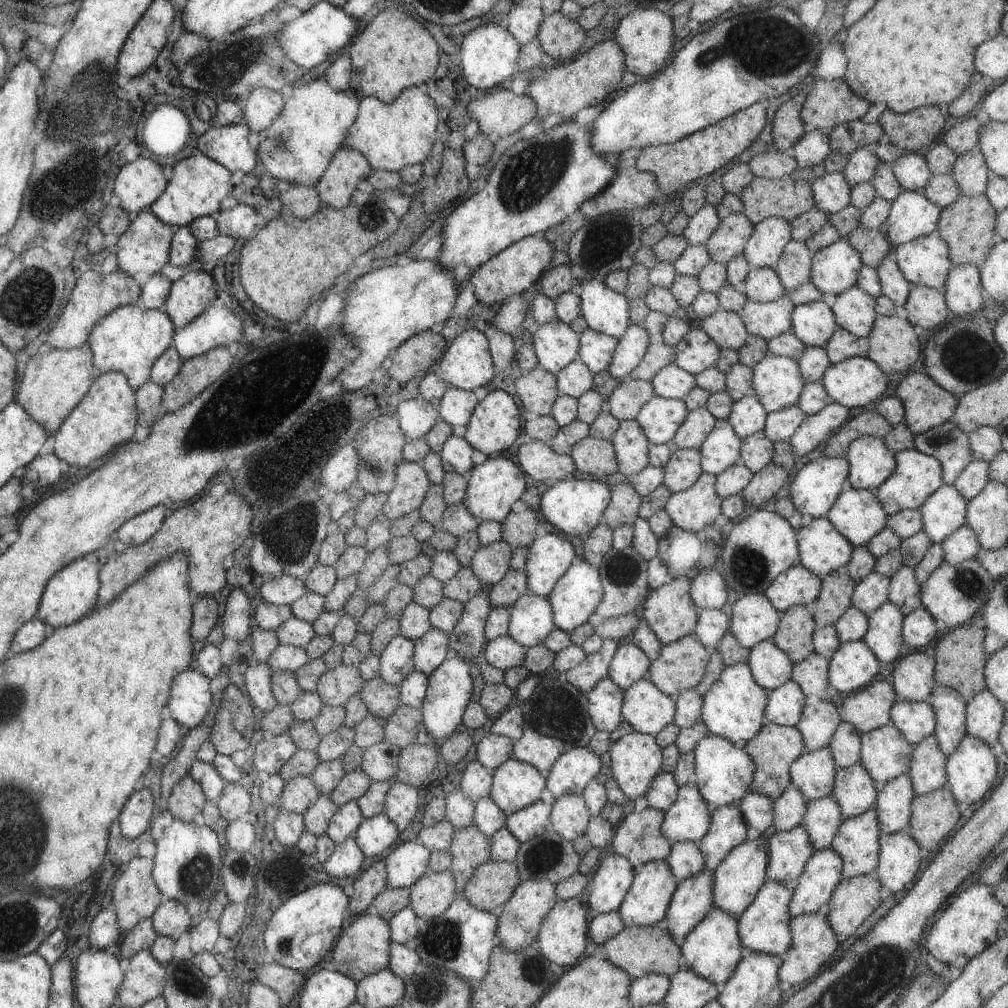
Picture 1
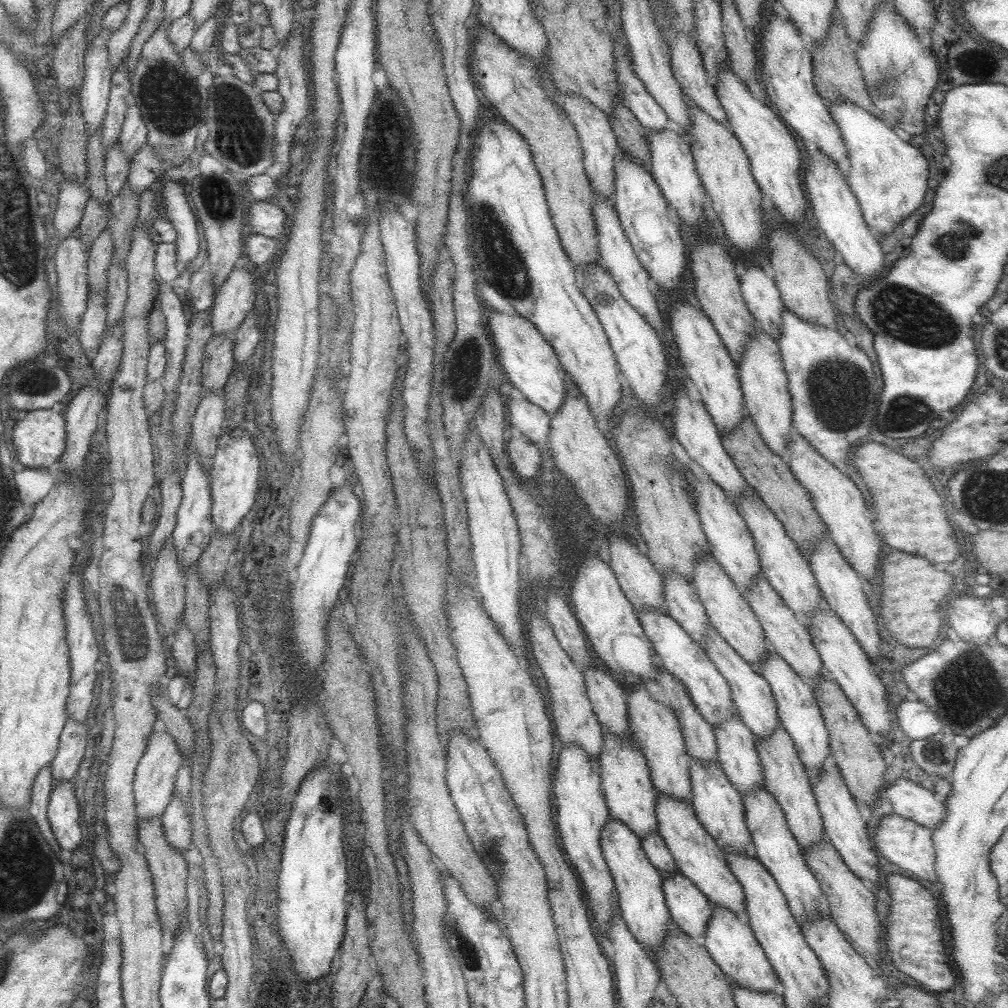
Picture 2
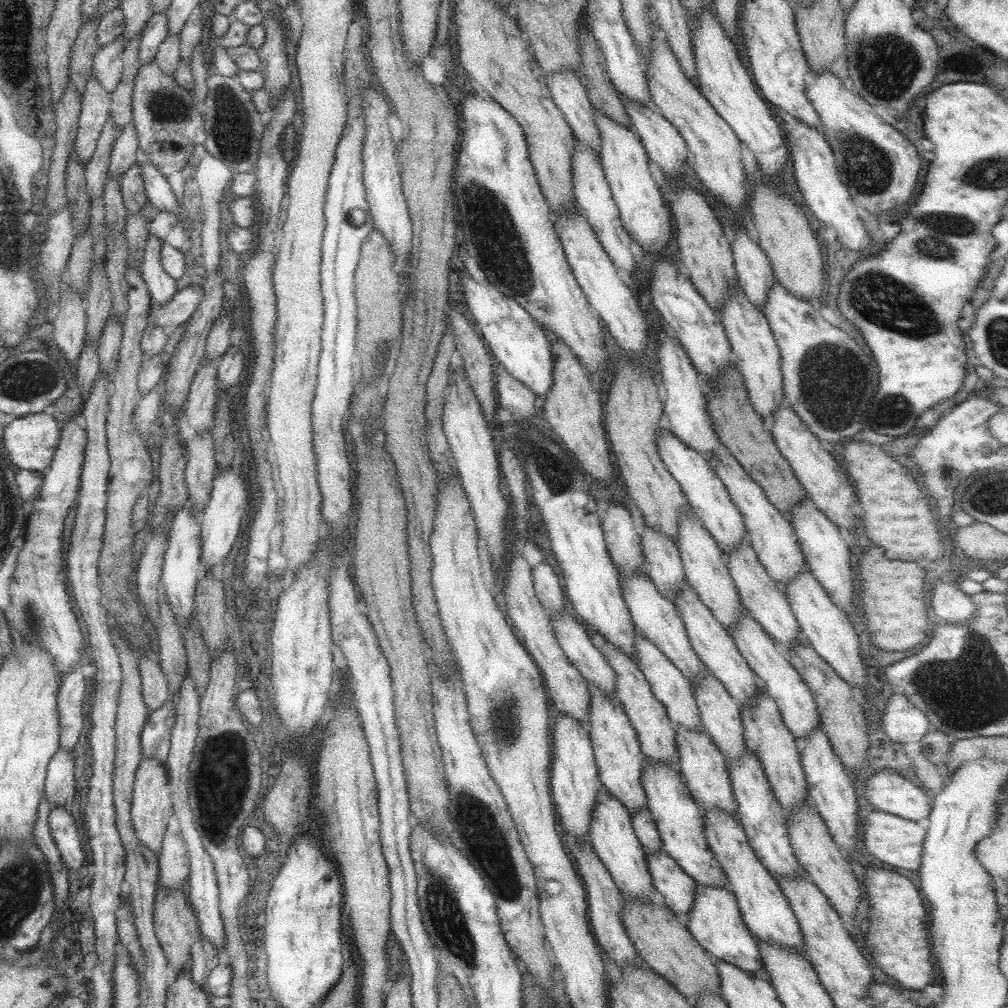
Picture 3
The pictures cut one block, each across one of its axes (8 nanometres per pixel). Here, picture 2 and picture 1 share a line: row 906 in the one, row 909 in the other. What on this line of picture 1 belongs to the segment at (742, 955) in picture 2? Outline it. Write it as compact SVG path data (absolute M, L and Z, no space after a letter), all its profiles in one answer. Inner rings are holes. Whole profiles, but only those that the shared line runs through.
M712 907L705 918L685 936L679 952L683 968L691 970L699 978L709 980L711 984L722 985L731 977L735 966L745 953L737 936L737 919L731 914L725 914L723 910Z

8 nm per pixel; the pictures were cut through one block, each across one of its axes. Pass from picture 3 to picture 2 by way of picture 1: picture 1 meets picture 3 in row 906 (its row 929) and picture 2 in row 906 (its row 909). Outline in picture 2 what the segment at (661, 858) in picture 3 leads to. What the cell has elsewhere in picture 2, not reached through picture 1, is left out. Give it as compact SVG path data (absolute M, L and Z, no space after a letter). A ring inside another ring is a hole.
M662 874L662 890L669 919L687 937L703 937L711 919L710 903L705 896L681 874Z

